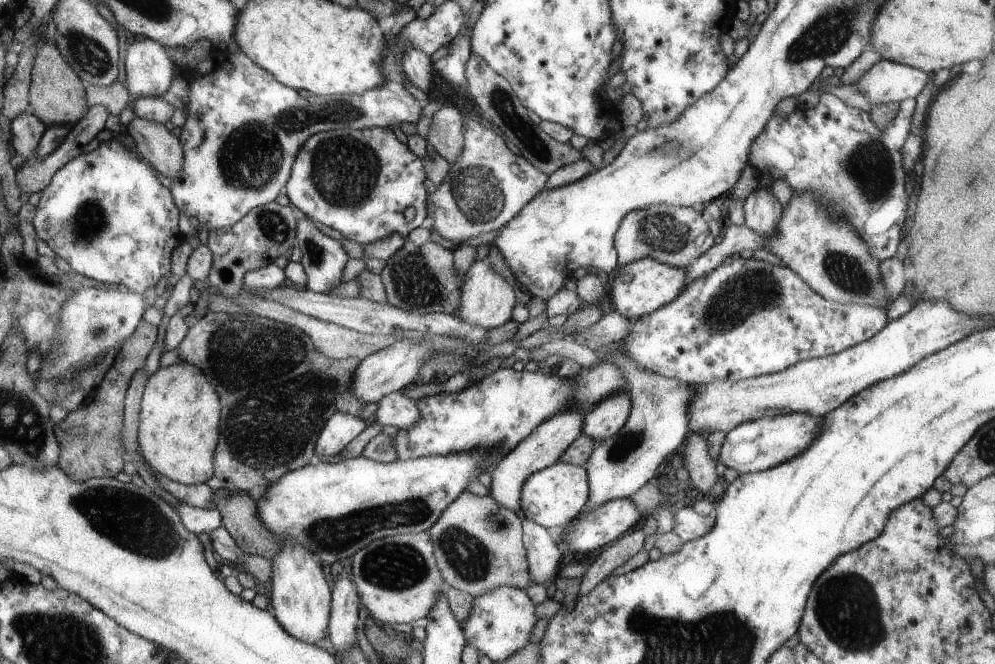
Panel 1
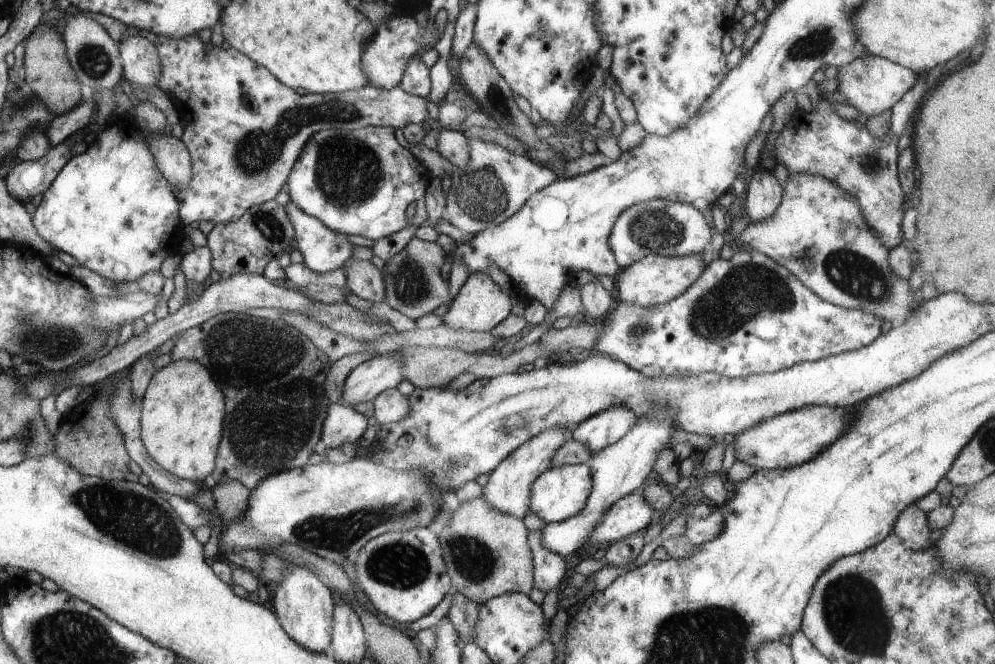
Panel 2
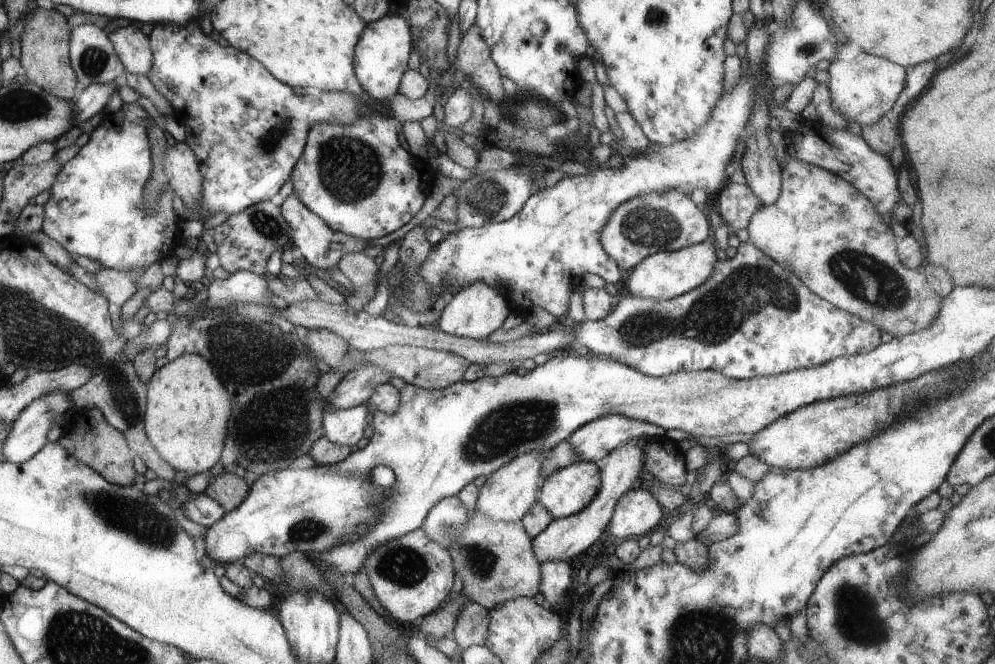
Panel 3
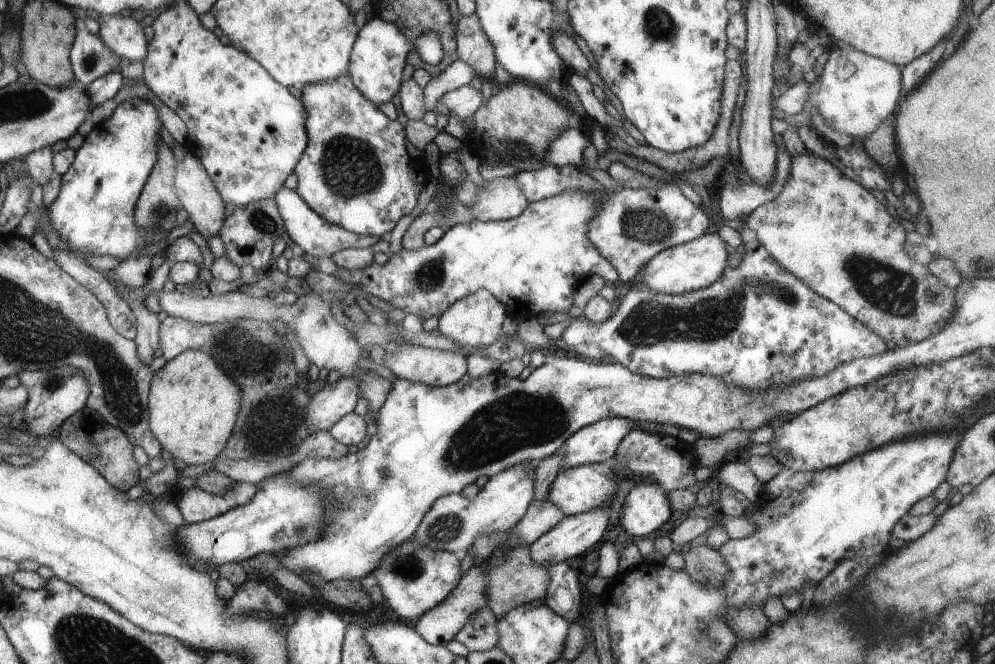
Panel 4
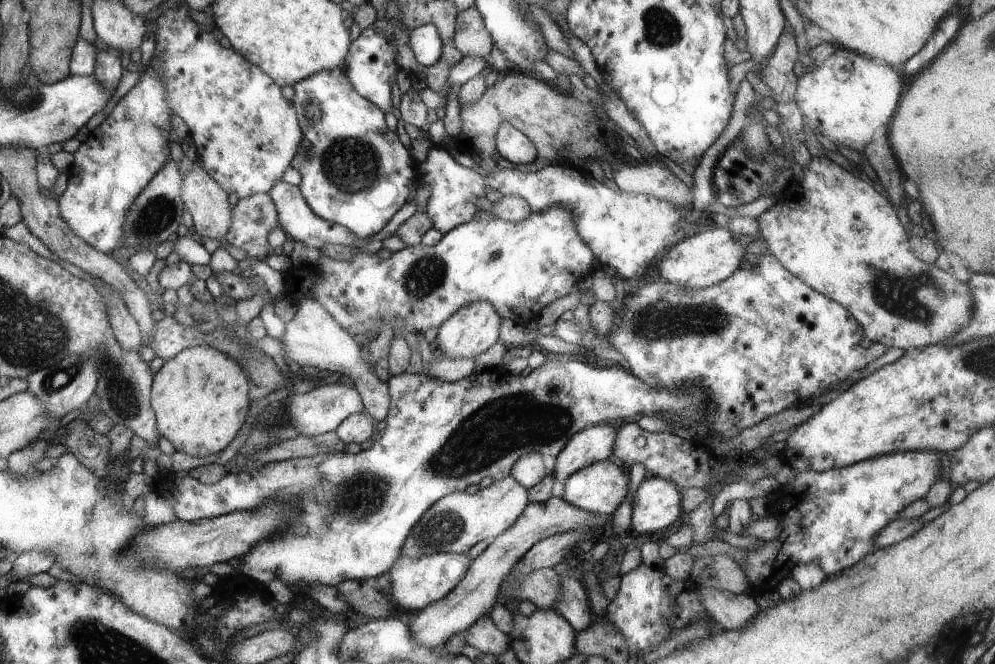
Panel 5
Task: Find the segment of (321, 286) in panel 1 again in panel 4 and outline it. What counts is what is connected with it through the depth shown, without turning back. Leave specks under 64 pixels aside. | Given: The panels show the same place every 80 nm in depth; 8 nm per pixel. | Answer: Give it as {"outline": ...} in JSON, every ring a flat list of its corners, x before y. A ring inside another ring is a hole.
{"outline":[[283,187,278,194,273,196,275,203,279,207,279,212,285,222,285,228,289,236,290,244,298,244,303,252,317,257,330,257,337,250,345,248,362,248,372,247,379,240,390,239,391,232,385,232,380,236,360,236,350,232,348,229,337,224,332,224,331,221,324,220,310,205,299,195,296,189,288,189]]}

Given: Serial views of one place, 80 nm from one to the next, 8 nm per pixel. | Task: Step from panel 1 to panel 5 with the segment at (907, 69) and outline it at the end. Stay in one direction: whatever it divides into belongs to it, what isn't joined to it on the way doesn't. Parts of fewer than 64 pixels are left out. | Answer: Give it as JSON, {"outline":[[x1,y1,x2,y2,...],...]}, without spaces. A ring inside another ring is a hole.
{"outline":[[838,47,814,70,797,78,795,103,806,126,825,144,840,144,862,153,876,136,886,134,904,90,901,78,898,68]]}

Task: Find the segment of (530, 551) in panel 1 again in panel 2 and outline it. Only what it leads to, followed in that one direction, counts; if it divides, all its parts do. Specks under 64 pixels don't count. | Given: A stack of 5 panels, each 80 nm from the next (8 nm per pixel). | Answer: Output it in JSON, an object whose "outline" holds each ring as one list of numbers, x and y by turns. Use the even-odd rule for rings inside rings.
{"outline":[[541,530,529,532,529,540,534,553,535,587,547,594,566,580,566,573,570,566,566,565,564,557,550,552,542,546]]}

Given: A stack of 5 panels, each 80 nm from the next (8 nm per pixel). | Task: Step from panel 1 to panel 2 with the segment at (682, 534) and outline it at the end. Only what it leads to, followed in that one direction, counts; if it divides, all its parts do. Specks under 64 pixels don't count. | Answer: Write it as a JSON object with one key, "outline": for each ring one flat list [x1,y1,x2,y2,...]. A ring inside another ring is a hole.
{"outline":[[714,508,713,513,705,519,697,519,686,512,684,514,687,521,684,536,696,545,713,541,725,529,725,516,721,508]]}

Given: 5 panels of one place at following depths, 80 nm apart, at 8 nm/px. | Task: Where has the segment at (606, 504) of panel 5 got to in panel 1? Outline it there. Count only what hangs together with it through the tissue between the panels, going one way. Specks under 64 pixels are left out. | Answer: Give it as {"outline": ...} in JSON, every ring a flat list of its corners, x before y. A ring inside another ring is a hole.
{"outline":[[559,461,528,476,524,482,523,492,520,492,521,517,532,520,535,524,550,530,554,536,558,536,568,522,572,522,580,512,583,512,588,504,589,495,586,470]]}

